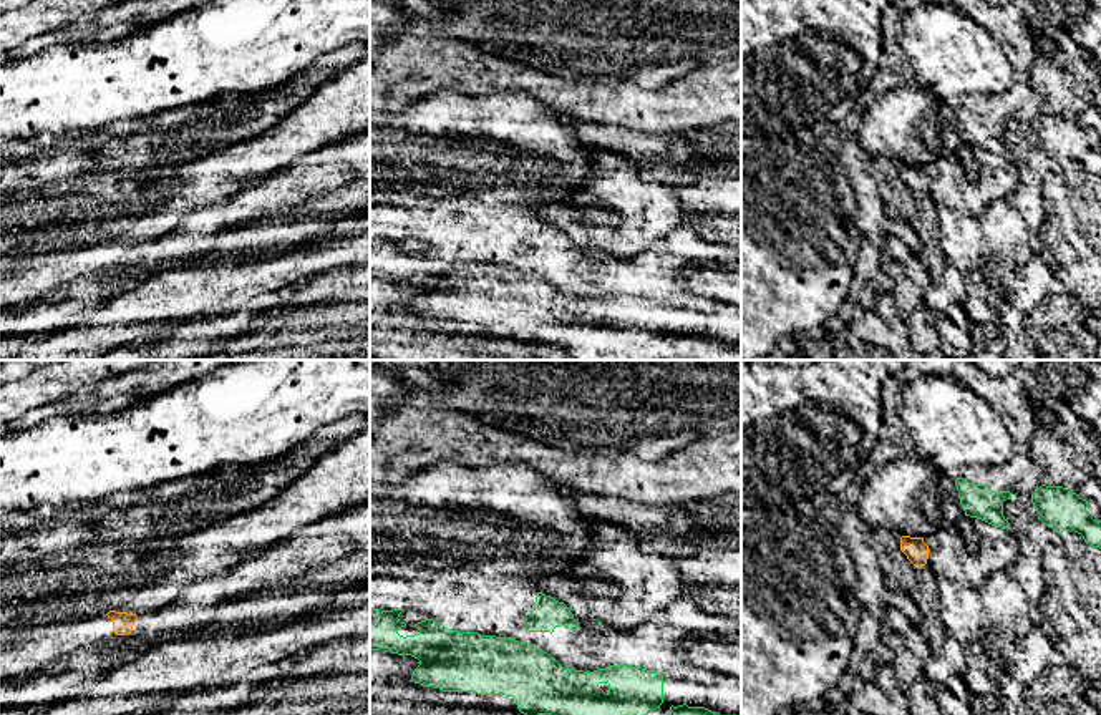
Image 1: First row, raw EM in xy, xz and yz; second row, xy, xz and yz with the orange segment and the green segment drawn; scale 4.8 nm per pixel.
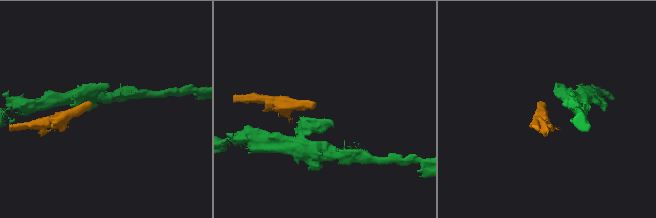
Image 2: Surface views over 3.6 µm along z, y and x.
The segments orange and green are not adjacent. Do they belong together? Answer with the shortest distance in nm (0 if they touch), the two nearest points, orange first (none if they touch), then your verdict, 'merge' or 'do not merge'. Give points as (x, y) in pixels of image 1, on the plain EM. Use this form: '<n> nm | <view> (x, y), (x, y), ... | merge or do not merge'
240 nm | yz (922, 166), (965, 143) | do not merge

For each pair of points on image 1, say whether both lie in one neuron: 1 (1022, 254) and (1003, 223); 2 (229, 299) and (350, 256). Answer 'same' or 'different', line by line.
1: same
2: same

